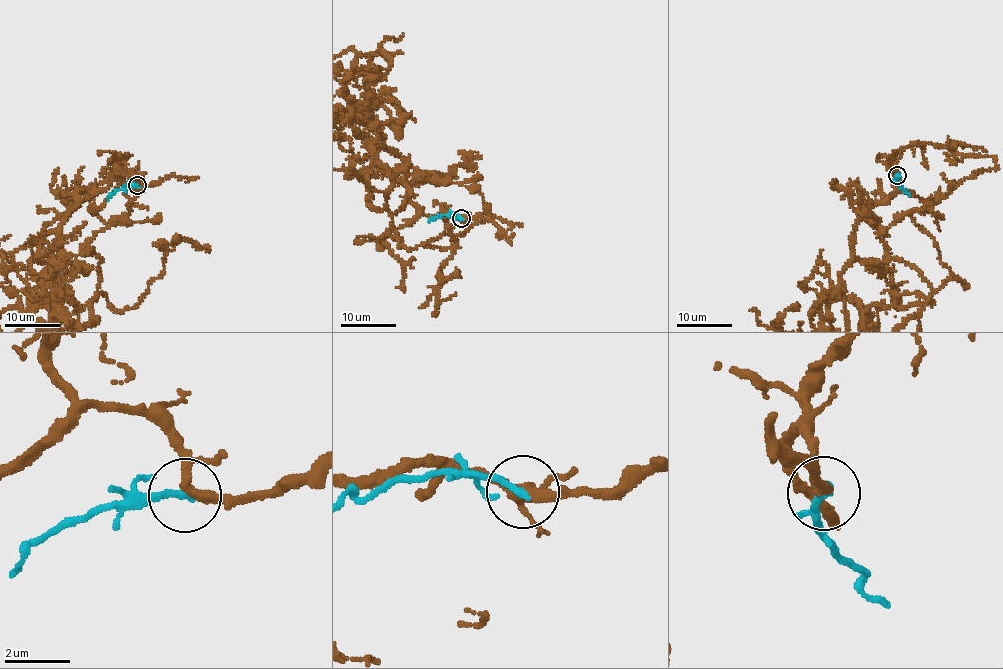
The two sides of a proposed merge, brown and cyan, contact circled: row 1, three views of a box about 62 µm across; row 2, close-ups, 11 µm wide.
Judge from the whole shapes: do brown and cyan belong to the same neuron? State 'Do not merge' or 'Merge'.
Do not merge

